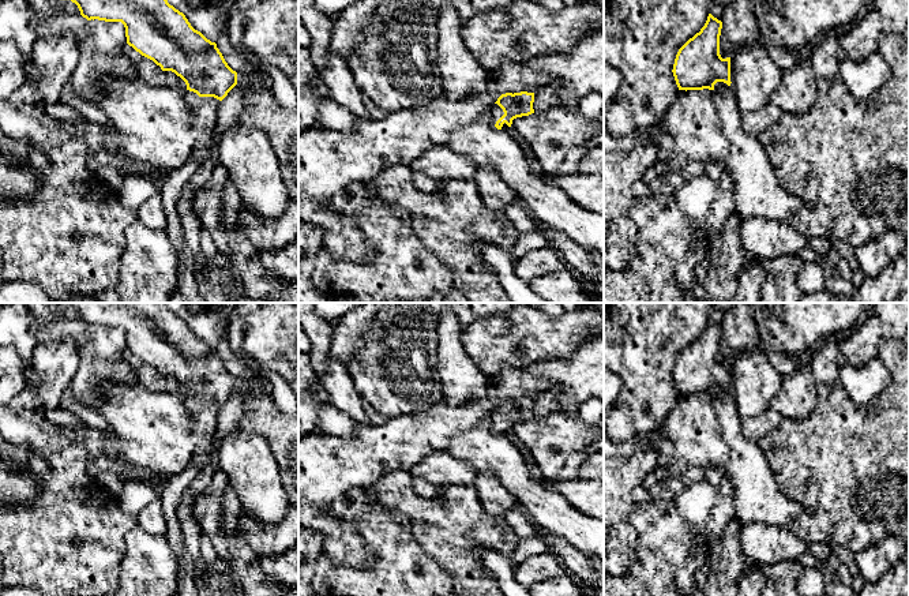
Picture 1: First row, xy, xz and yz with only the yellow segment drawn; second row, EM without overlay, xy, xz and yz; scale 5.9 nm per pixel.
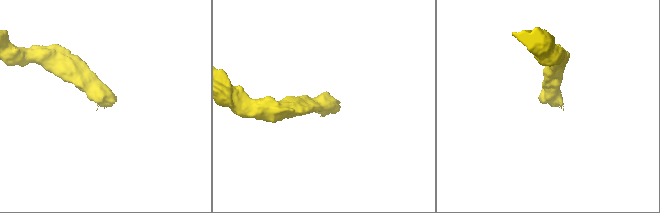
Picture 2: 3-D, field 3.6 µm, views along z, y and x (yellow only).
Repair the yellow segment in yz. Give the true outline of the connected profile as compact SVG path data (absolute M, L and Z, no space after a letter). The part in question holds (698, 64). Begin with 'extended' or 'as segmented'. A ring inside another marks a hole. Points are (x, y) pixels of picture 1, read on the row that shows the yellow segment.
extended; M709 14L705 26L690 38L677 52L673 64L673 76L679 90L703 90L709 89L717 108L717 123L724 138L728 142L728 154L720 162L724 172L728 172L733 179L736 211L741 220L763 218L789 224L792 217L807 203L786 192L780 187L773 165L765 154L765 150L758 138L754 138L743 131L741 113L736 106L732 93L722 93L715 89L717 82L724 82L730 86L730 57L722 59L720 55L720 35L722 22Z

